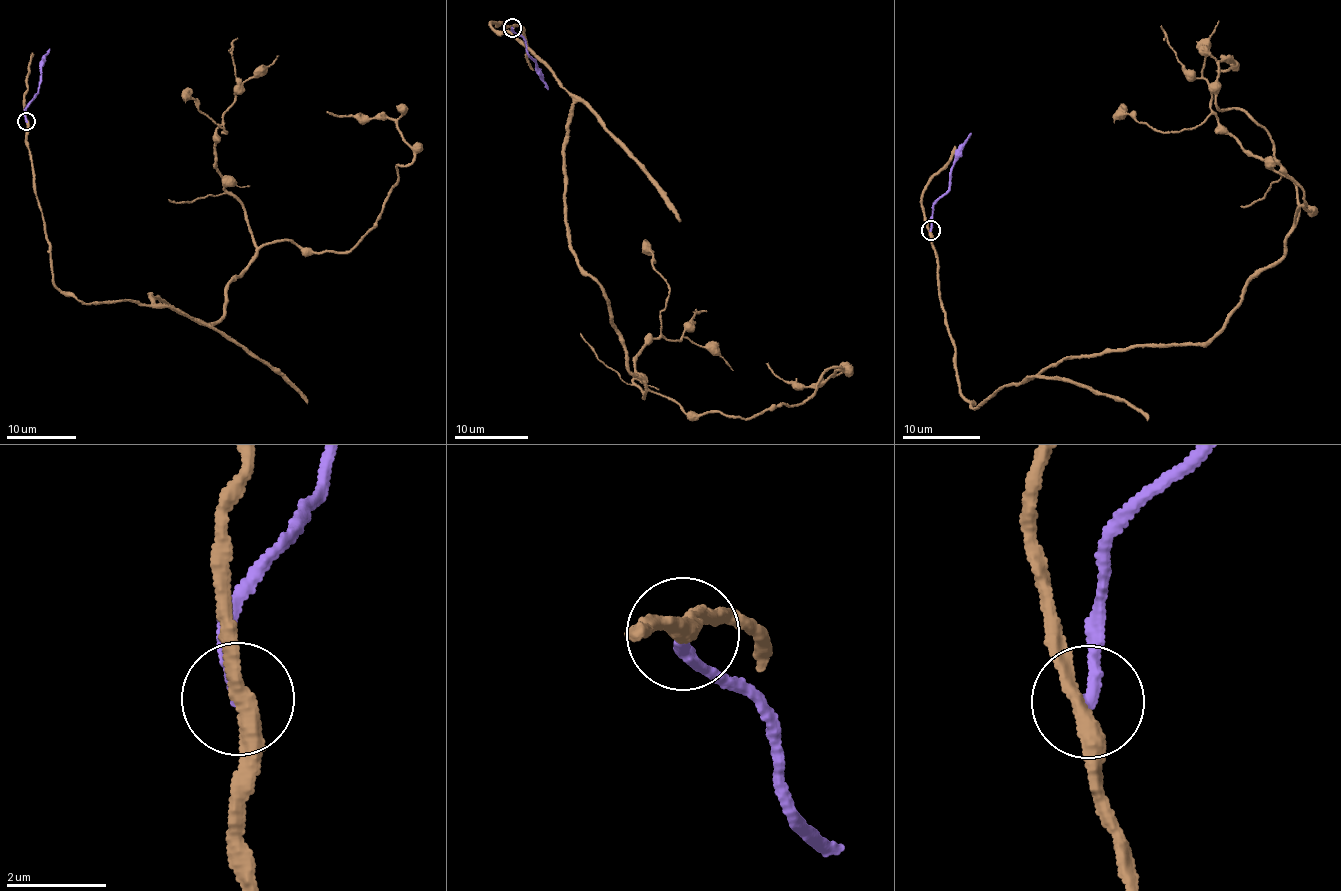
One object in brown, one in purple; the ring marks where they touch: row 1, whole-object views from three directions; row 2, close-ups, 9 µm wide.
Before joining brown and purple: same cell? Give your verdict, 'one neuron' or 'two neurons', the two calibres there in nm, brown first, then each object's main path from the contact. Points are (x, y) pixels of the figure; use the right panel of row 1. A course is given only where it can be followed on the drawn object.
two neurons | 320/240 nm | brown via (930, 230), (972, 407), (1069, 358), (1208, 344), (1310, 210), (1271, 136), (1219, 109), (1234, 62), (1216, 71) | purple via (931, 230), (932, 209), (949, 185), (955, 153), (970, 133)

